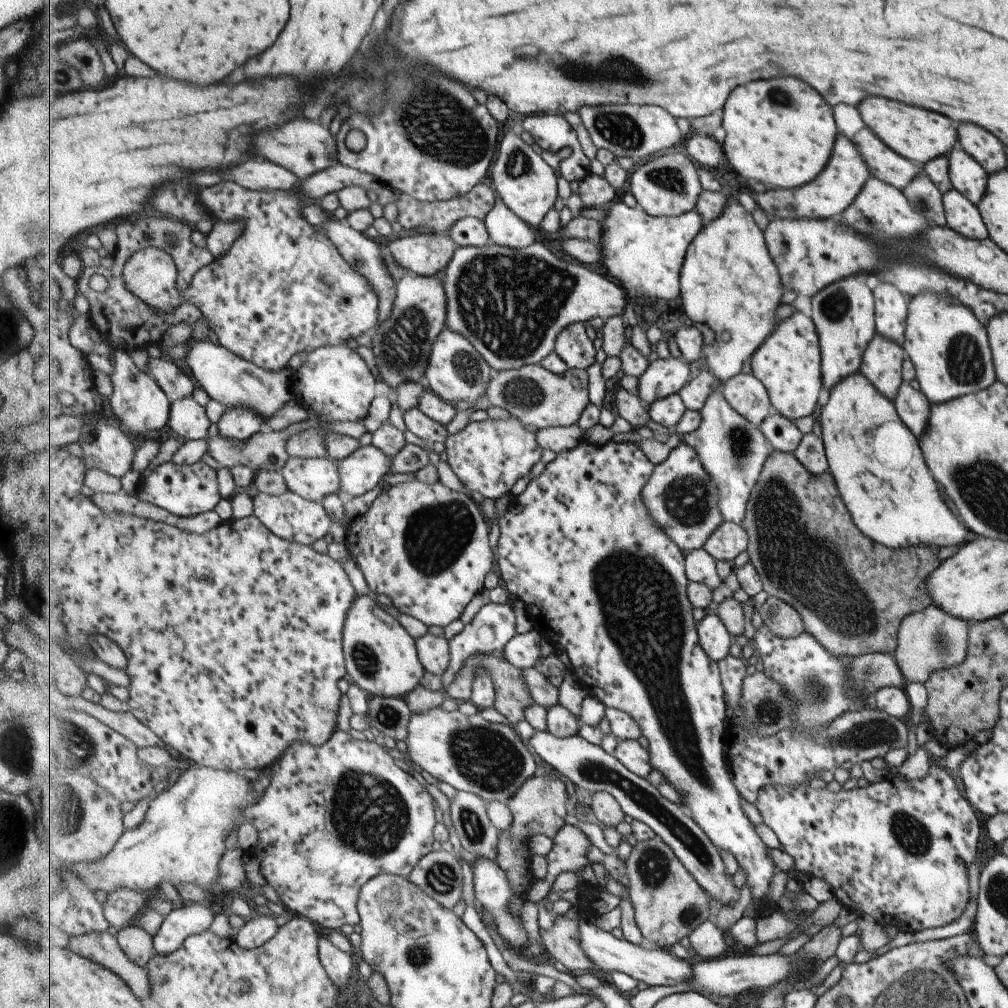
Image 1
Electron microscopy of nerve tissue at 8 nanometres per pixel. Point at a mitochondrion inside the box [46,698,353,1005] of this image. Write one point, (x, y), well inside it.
(63, 822)

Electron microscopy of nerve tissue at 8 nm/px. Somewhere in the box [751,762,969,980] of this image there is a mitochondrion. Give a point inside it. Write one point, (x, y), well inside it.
(913, 838)

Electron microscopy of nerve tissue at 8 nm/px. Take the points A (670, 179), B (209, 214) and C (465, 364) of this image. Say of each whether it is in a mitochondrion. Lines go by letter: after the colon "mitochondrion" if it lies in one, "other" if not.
A: mitochondrion
B: other
C: mitochondrion

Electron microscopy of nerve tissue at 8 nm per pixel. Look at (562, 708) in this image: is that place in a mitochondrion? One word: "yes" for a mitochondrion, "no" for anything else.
no

